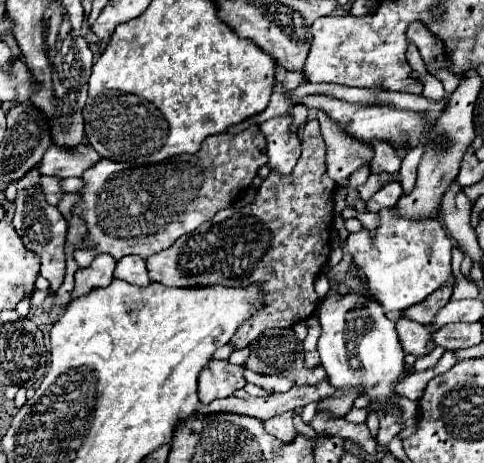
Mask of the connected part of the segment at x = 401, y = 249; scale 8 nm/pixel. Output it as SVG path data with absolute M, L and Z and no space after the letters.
M387 207L379 211L379 225L369 231L351 233L345 249L353 257L359 271L365 275L369 295L387 311L405 311L423 301L431 291L451 277L451 247L453 241L435 219L405 219Z

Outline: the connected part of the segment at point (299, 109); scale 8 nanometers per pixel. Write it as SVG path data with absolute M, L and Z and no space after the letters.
M297 103L295 107L291 107L291 111L289 111L289 115L293 117L293 123L291 123L291 129L299 129L301 125L305 125L305 121L307 121L307 107L303 105L303 103Z

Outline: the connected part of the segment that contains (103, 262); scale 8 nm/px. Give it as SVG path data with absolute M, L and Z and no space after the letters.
M99 253L89 267L77 269L77 271L75 271L73 297L77 297L79 293L87 293L87 289L95 289L95 287L109 285L111 279L113 279L115 263L117 263L117 261L115 261L111 255Z

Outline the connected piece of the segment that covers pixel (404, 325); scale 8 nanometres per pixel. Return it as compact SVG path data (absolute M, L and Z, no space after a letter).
M399 317L395 321L395 327L397 327L397 333L399 333L399 339L403 341L403 349L405 353L413 353L417 357L421 355L427 355L429 351L425 349L425 343L429 339L429 331L425 325L413 321L413 319L407 319L407 317Z

